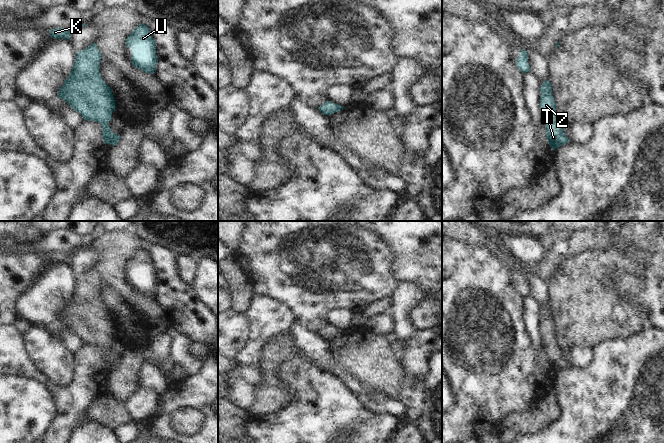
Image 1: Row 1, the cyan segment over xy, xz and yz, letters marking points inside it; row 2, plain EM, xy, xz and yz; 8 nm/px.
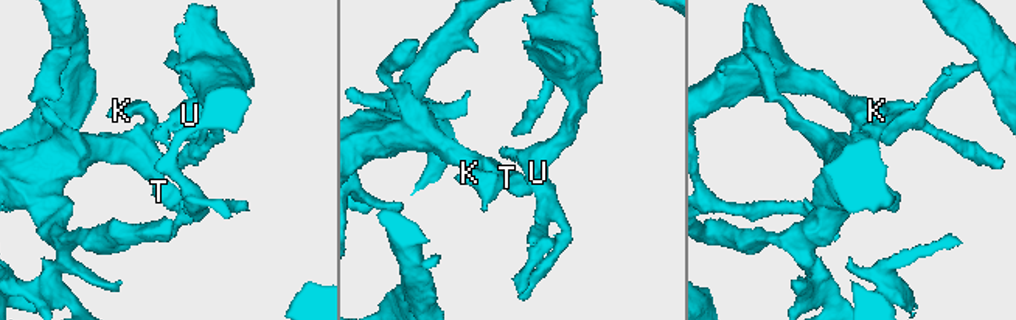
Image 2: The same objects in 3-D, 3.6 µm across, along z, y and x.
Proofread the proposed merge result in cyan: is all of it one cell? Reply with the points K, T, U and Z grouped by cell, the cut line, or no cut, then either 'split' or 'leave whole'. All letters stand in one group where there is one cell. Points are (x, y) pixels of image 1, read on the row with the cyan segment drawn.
groups K T U Z; cut none; leave whole

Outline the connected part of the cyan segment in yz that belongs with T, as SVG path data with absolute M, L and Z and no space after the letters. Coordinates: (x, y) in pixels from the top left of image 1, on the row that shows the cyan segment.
M550 80L542 83L540 93L540 108L544 123L546 124L546 139L554 151L556 148L570 142L570 140L563 132L562 126L556 122L556 107Z

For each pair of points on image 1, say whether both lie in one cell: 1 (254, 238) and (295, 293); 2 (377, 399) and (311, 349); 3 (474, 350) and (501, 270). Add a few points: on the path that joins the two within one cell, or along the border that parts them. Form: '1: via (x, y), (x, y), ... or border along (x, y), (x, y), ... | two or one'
1: via (261, 252), (286, 279) | one
2: via (361, 392), (327, 363) | one
3: via (503, 348), (516, 344), (517, 330), (501, 299) | one

